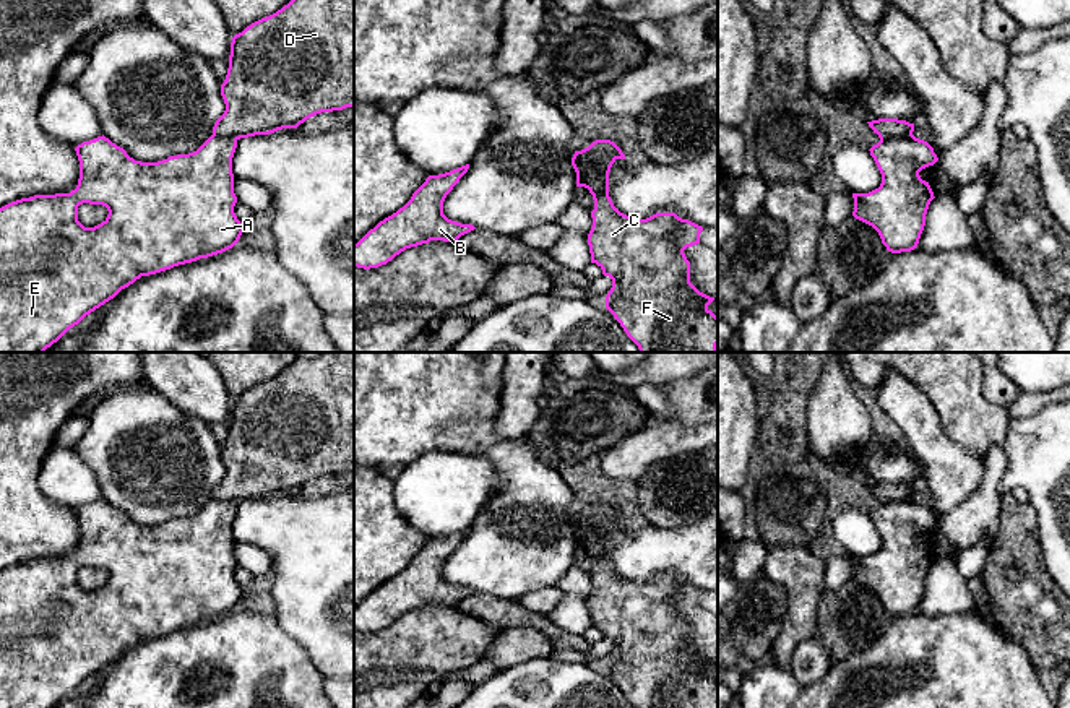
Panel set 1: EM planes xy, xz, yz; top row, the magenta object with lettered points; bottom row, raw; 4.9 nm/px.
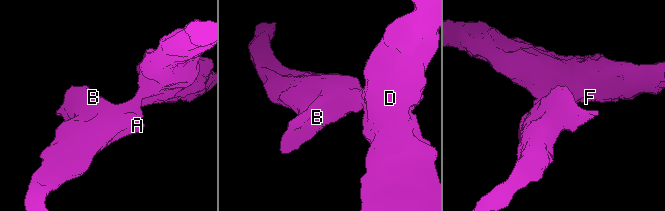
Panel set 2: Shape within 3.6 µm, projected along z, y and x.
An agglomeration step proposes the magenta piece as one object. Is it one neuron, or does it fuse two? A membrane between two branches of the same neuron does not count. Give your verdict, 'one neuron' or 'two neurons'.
two neurons

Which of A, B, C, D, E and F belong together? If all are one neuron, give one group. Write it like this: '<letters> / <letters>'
A B E / C D F

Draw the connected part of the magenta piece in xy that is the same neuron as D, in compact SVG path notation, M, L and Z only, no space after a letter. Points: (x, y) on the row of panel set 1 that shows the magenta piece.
M291 0L276 13L235 34L221 96L226 110L216 120L213 135L235 141L297 128L317 114L354 107L354 0Z

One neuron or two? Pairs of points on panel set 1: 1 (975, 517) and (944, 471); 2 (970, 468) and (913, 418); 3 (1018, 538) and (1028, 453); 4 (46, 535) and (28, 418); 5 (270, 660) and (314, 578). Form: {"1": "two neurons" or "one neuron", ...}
{"1": "two neurons", "2": "one neuron", "3": "two neurons", "4": "one neuron", "5": "two neurons"}

